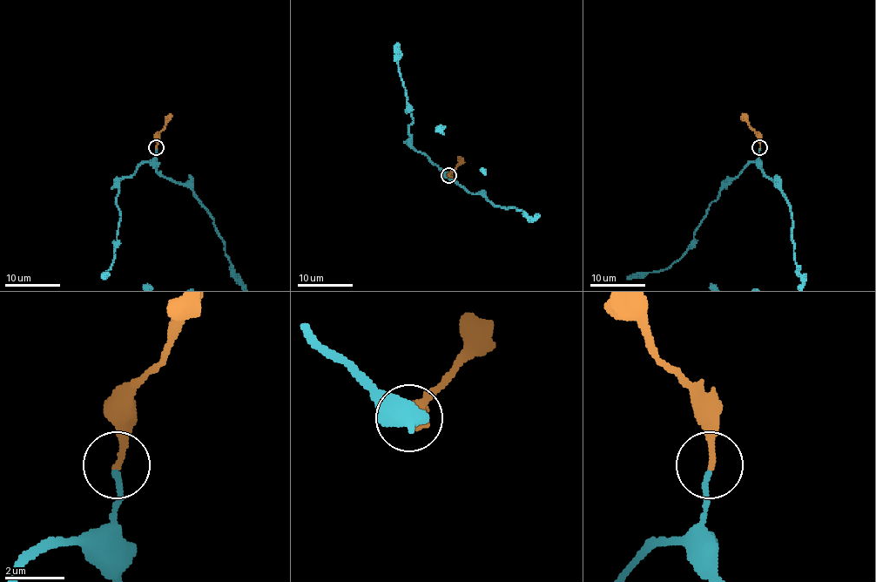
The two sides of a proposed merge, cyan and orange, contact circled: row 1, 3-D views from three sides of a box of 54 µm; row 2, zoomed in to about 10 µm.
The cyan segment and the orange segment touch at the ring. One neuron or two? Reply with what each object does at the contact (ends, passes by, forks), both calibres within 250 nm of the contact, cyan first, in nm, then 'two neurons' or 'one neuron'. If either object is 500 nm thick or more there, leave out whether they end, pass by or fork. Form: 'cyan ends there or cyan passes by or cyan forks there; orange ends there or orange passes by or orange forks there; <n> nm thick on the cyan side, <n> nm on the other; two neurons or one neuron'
cyan ends there; orange ends there; 170 nm thick on the cyan side, 220 nm on the other; one neuron

